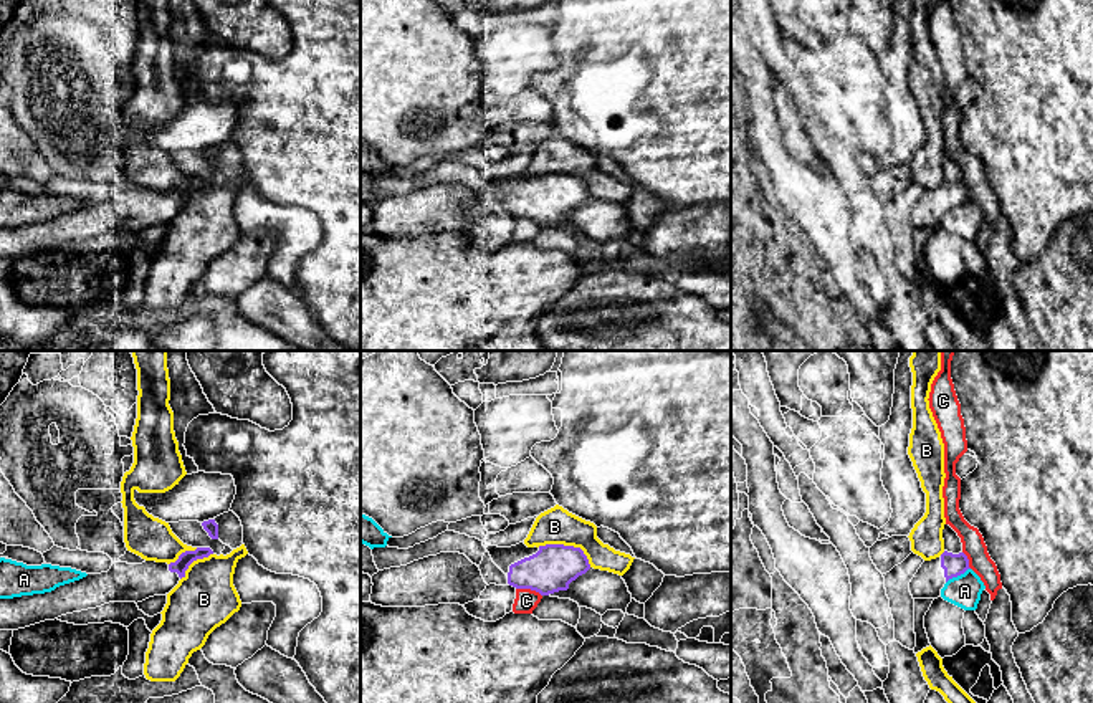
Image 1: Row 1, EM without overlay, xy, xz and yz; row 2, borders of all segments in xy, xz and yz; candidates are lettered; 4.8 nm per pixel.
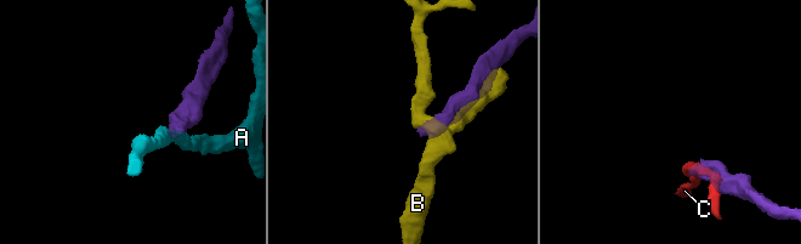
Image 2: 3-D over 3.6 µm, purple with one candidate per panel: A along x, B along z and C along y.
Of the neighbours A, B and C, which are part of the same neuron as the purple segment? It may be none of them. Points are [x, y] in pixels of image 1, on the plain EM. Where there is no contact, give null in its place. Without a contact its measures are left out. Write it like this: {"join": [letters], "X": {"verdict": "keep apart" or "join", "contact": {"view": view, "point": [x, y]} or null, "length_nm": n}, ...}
{"join": [], "A": {"verdict": "keep apart", "contact": {"view": "yz", "point": [958, 204]}, "length_nm": 140}, "B": {"verdict": "keep apart", "contact": {"view": "xz", "point": [567, 176]}, "length_nm": 280}, "C": {"verdict": "keep apart", "contact": {"view": "xz", "point": [529, 217]}, "length_nm": 130}}

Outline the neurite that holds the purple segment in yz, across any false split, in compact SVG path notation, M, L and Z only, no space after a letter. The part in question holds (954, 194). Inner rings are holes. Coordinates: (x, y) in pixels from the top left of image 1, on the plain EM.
M944 180L939 187L924 190L909 212L913 228L938 228L944 213L964 203L969 189L964 182L952 184Z

